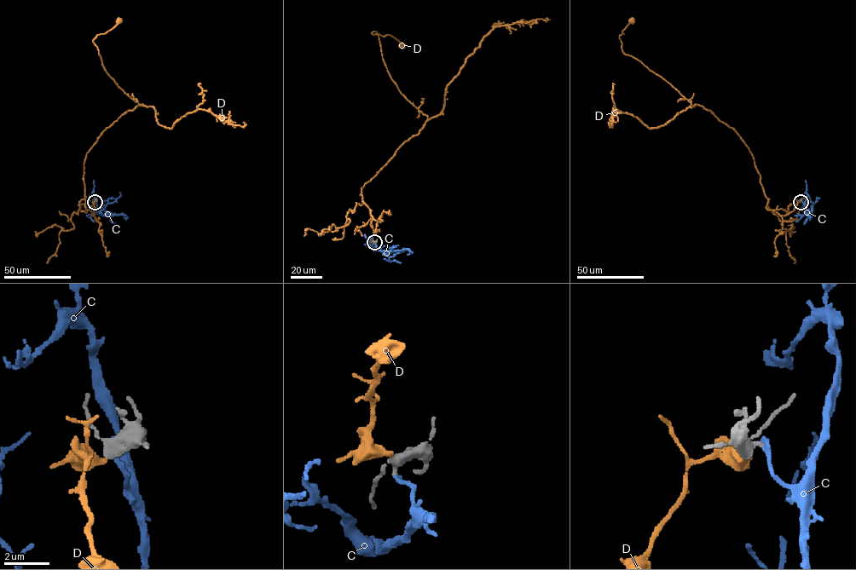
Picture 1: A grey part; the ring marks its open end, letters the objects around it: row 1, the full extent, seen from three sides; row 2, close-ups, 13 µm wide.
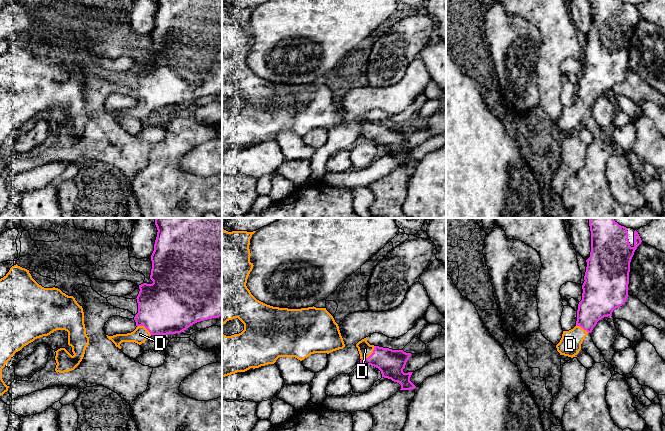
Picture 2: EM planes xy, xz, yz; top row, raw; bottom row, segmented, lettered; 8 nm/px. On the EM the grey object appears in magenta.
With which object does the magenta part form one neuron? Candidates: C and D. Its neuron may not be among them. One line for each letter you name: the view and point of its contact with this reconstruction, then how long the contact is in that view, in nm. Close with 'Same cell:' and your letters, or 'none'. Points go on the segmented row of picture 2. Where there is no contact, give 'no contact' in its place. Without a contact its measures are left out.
D: contact xz (370, 355); length 160 nm
Same cell: D

